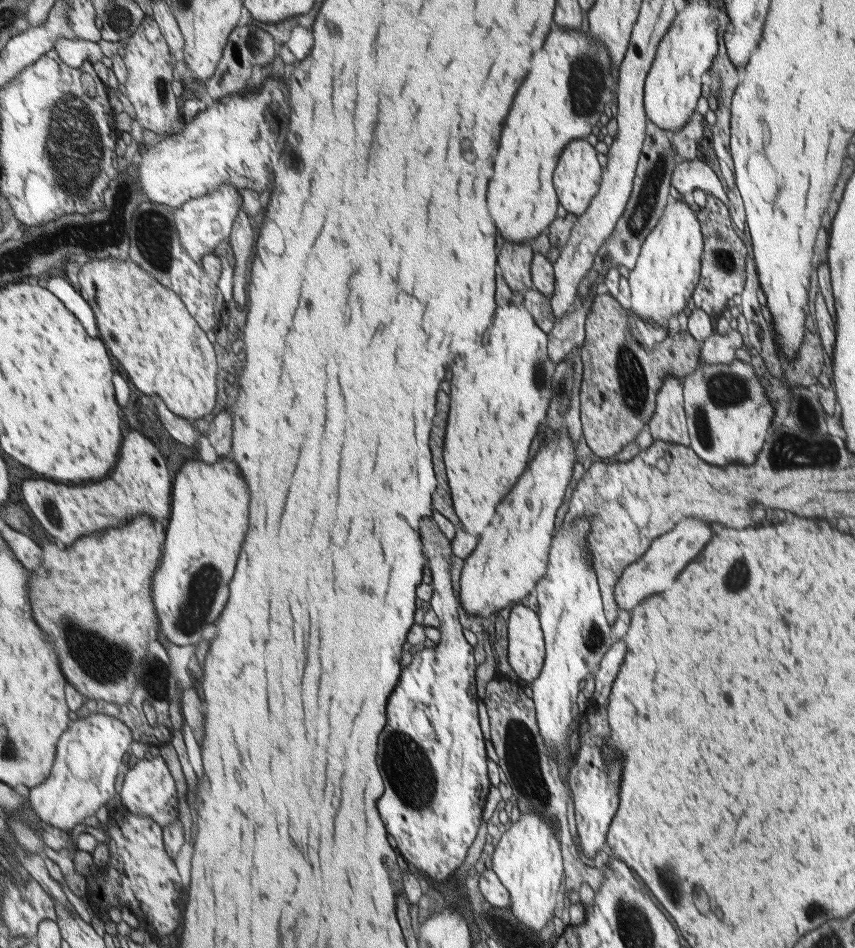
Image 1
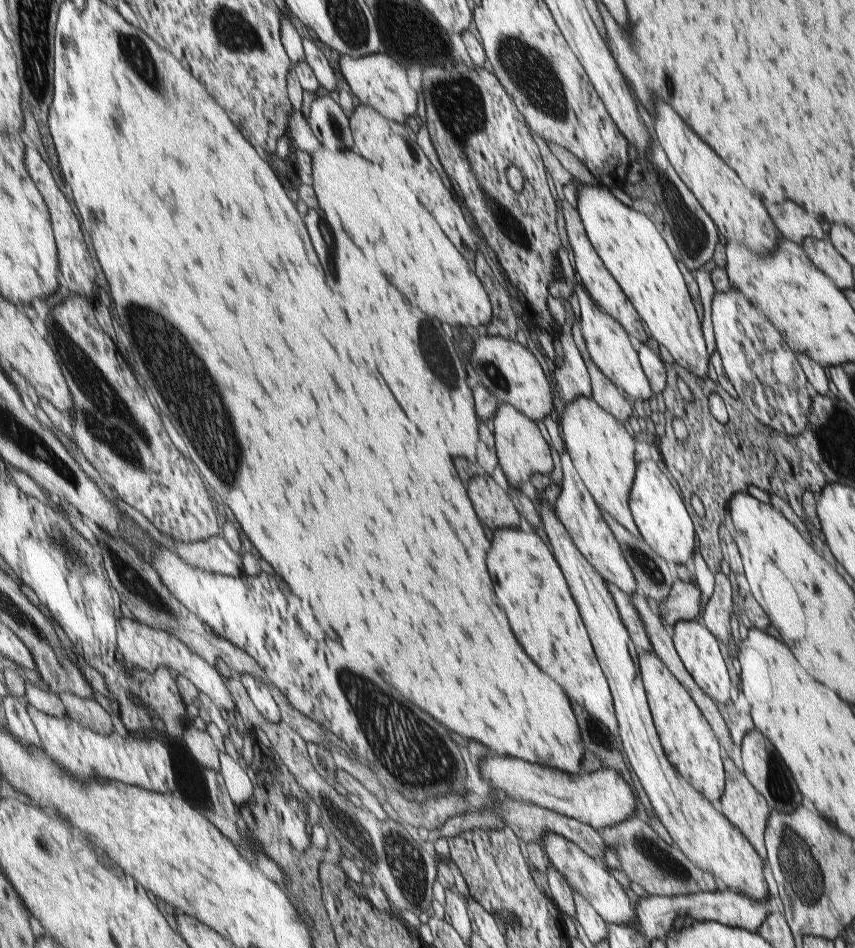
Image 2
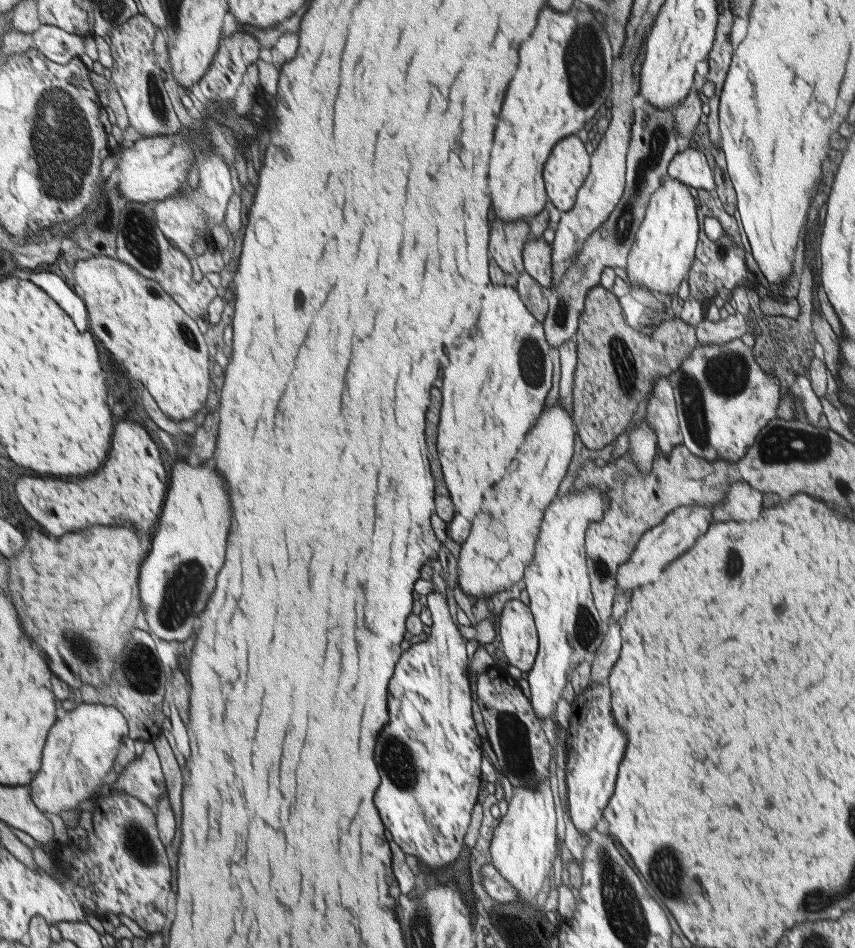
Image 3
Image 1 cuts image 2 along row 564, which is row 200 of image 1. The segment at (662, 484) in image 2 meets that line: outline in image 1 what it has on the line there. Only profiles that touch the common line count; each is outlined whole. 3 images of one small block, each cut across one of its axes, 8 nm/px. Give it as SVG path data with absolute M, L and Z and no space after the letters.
M677 200L667 203L663 215L660 216L658 225L648 233L645 243L642 245L635 267L629 273L629 287L631 288L631 309L648 325L647 320L656 322L668 330L670 318L677 316L686 308L688 298L692 296L694 288L700 280L700 256L702 256L702 232L700 224L696 220L696 214L690 210L686 201Z

